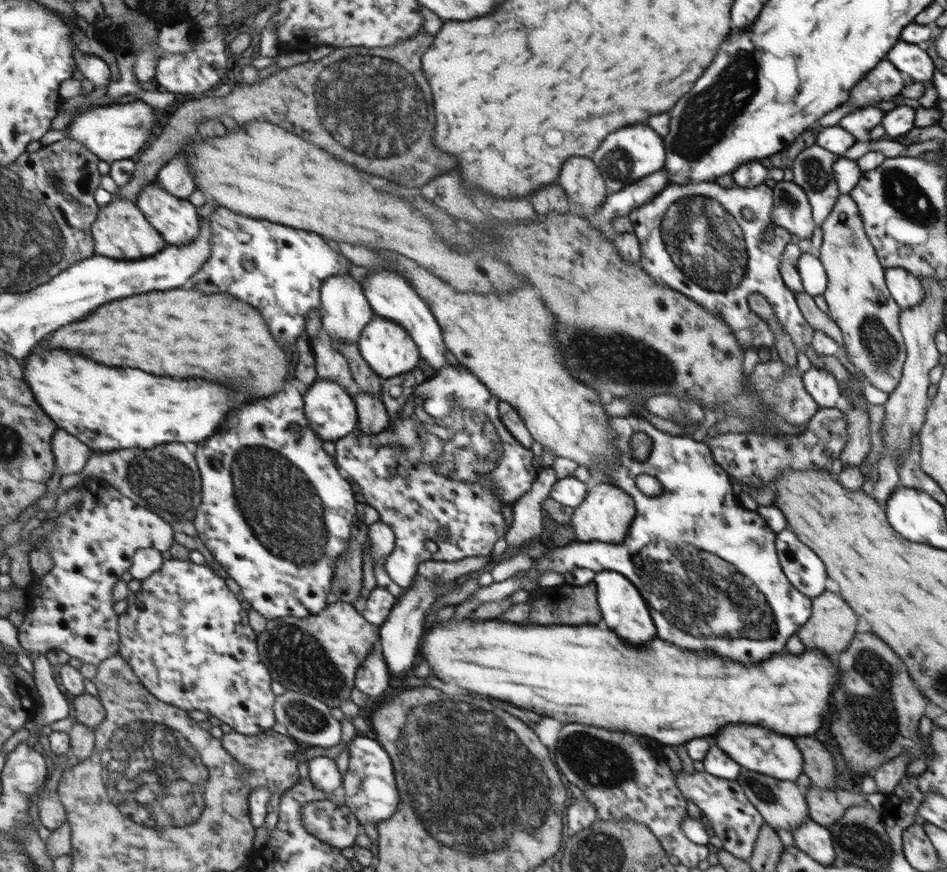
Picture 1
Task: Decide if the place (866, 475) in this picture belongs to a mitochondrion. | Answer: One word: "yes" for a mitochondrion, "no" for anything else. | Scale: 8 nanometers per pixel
no

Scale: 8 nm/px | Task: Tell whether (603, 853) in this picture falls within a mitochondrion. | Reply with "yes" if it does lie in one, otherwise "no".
yes

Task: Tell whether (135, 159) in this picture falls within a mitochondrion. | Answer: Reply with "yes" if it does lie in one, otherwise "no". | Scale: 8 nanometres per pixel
no

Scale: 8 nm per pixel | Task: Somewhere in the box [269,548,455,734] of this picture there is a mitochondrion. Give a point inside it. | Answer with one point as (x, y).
(343, 586)

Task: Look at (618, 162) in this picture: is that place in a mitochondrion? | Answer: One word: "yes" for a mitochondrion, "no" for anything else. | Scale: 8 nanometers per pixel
yes

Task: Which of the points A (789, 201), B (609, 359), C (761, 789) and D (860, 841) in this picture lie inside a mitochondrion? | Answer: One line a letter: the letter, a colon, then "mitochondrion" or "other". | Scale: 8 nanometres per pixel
A: mitochondrion
B: mitochondrion
C: mitochondrion
D: mitochondrion

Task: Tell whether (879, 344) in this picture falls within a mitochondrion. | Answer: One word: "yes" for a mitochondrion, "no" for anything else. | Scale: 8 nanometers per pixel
yes

